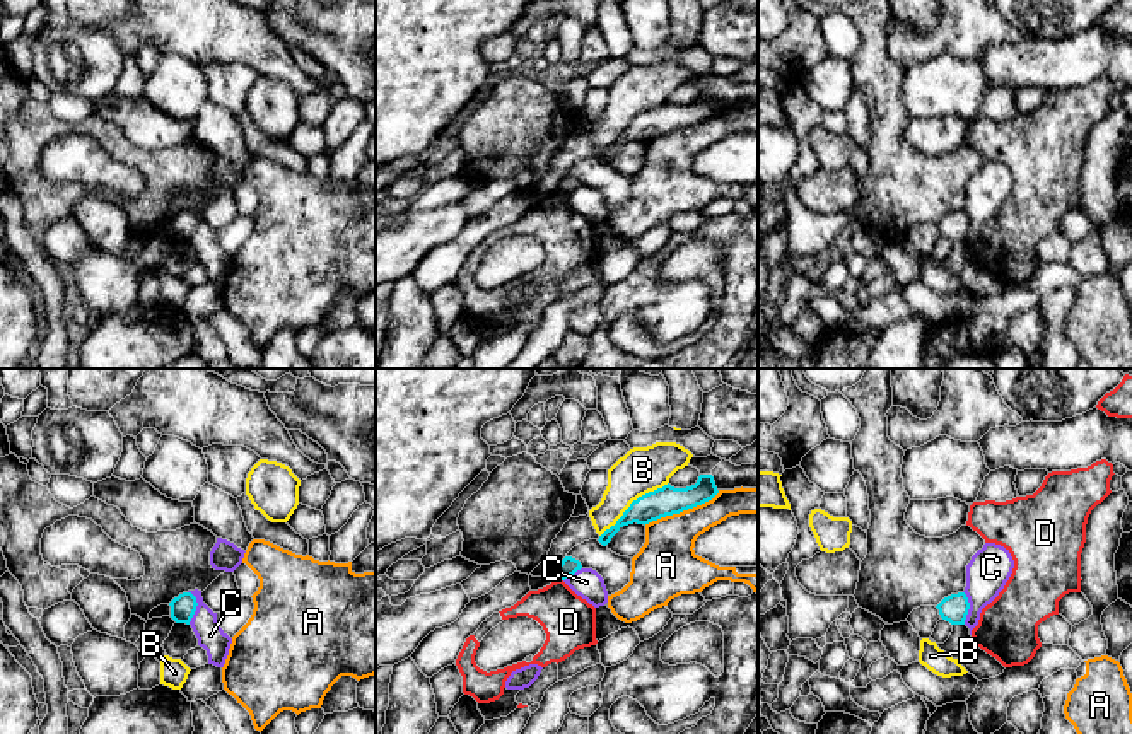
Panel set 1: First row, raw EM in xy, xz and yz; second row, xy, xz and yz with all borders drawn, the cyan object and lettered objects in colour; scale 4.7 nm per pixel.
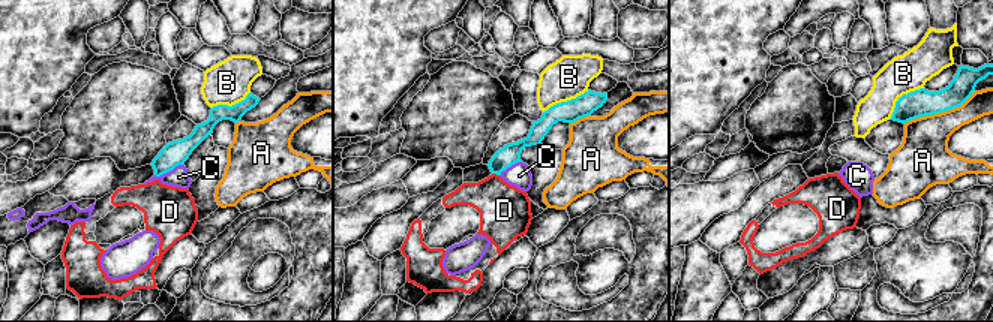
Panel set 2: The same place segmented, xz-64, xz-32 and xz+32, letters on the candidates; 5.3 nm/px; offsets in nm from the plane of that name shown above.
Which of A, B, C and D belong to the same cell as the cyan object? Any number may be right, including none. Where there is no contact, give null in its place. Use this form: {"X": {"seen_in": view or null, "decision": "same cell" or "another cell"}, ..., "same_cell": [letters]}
{"A": {"seen_in": "xz", "decision": "another cell"}, "B": {"seen_in": "xz", "decision": "another cell"}, "C": {"seen_in": "xy", "decision": "another cell"}, "D": {"seen_in": "xz", "decision": "another cell"}, "same_cell": []}

